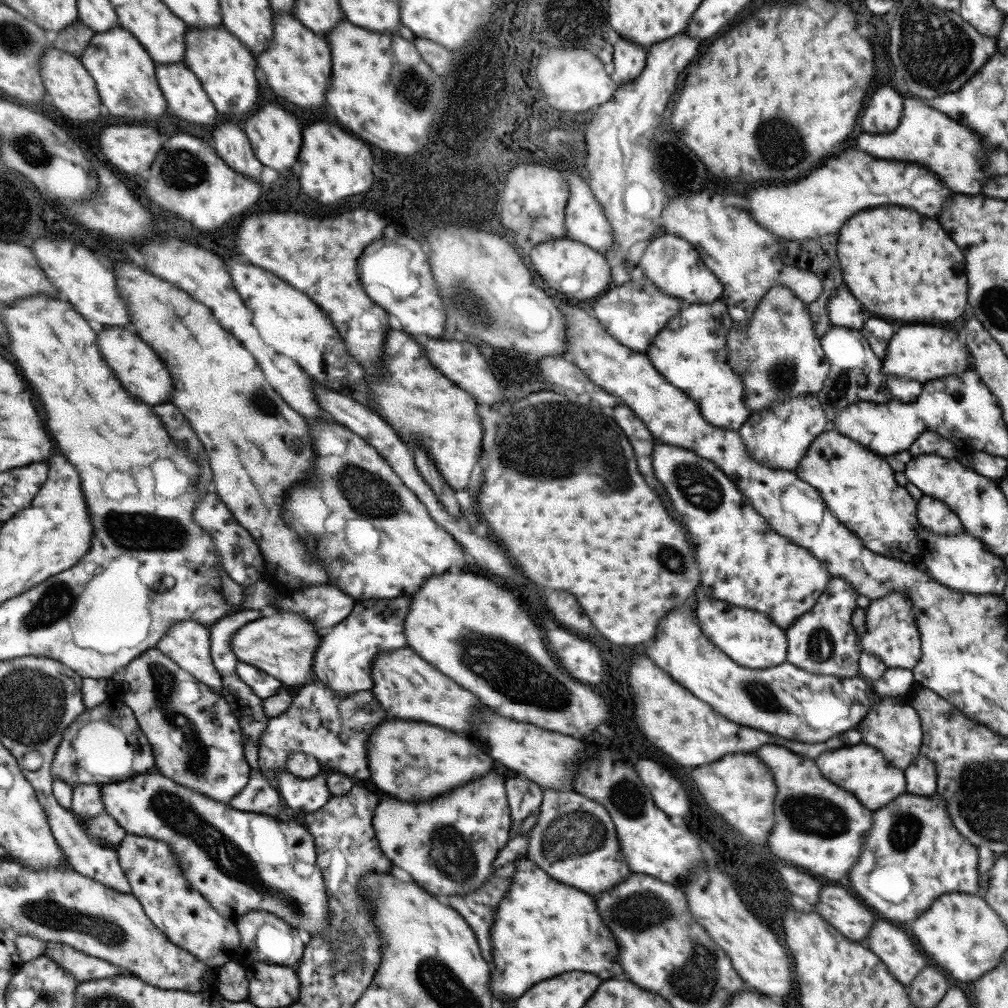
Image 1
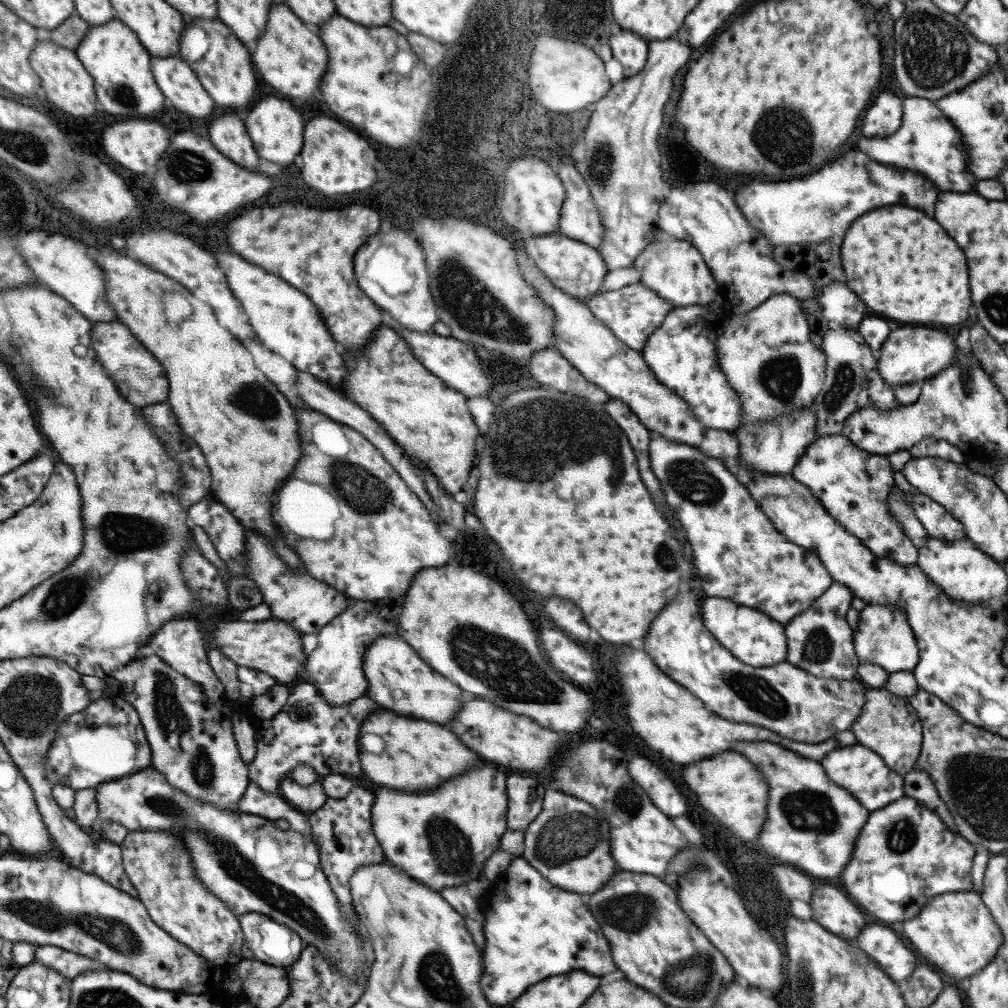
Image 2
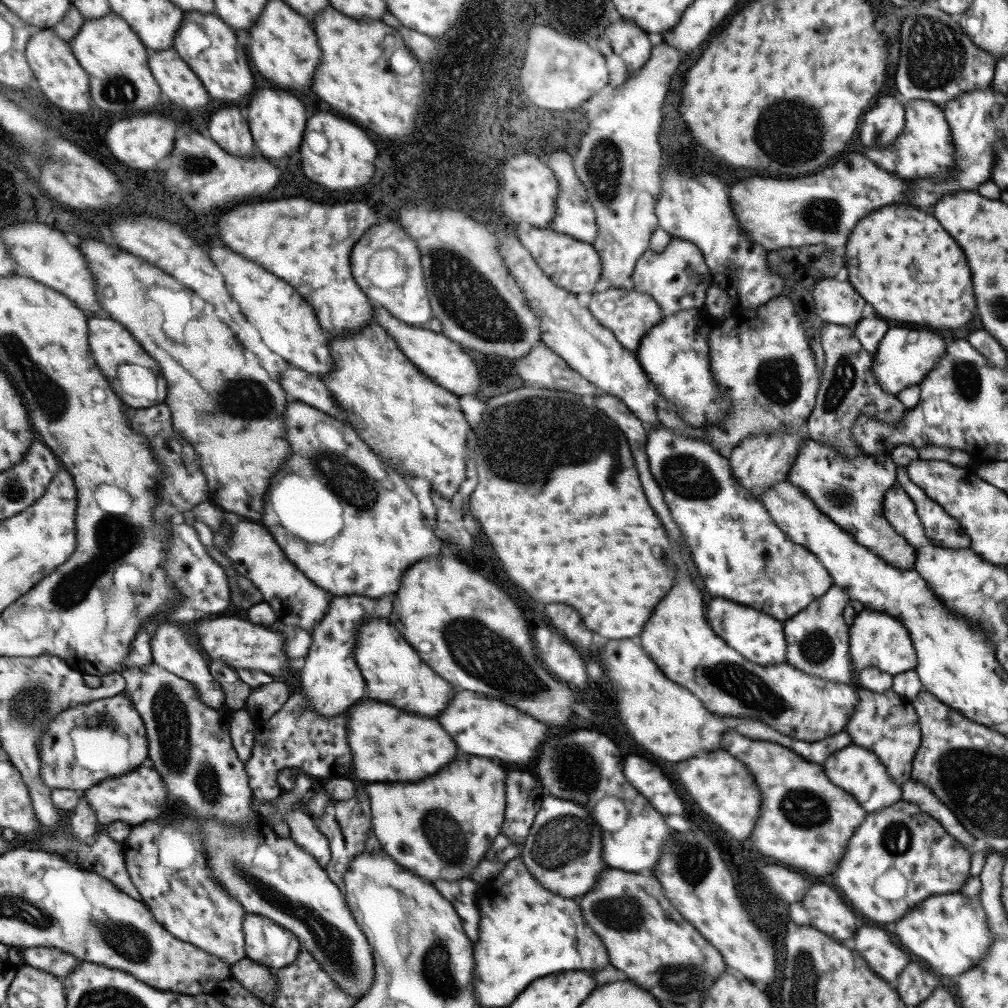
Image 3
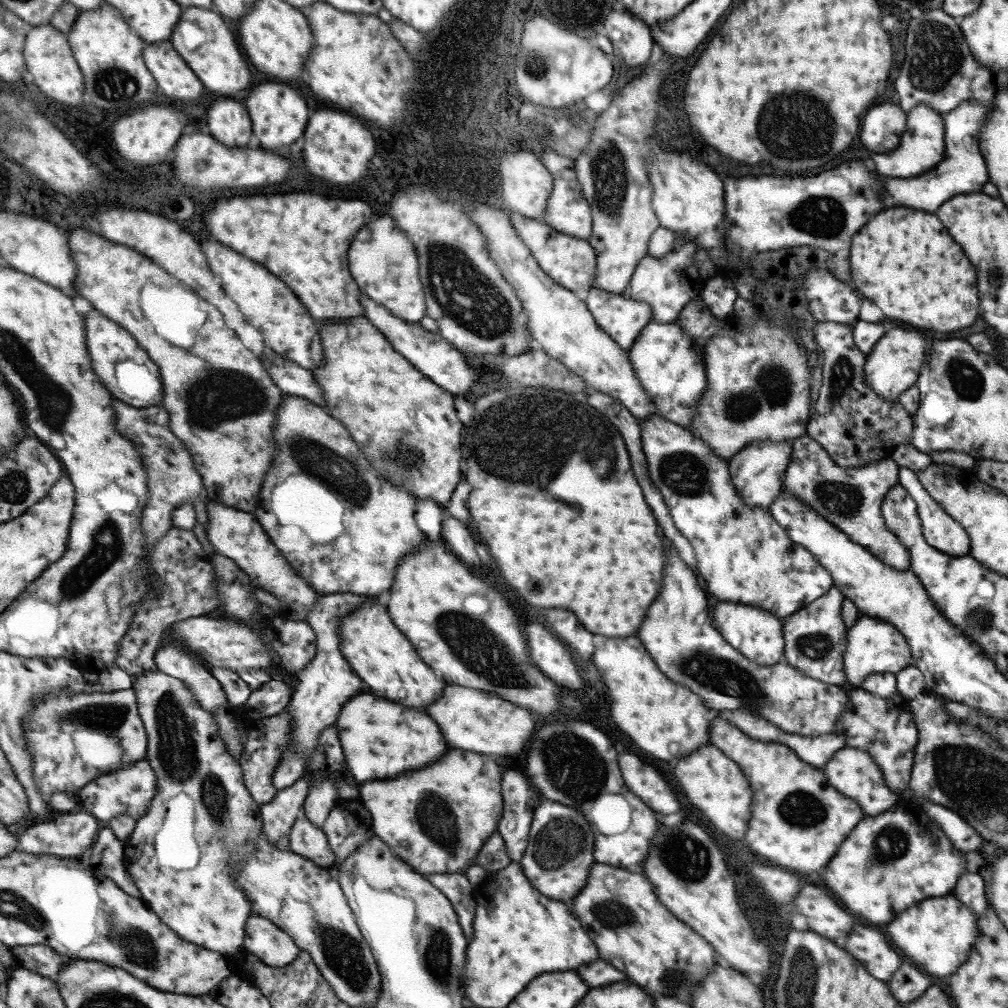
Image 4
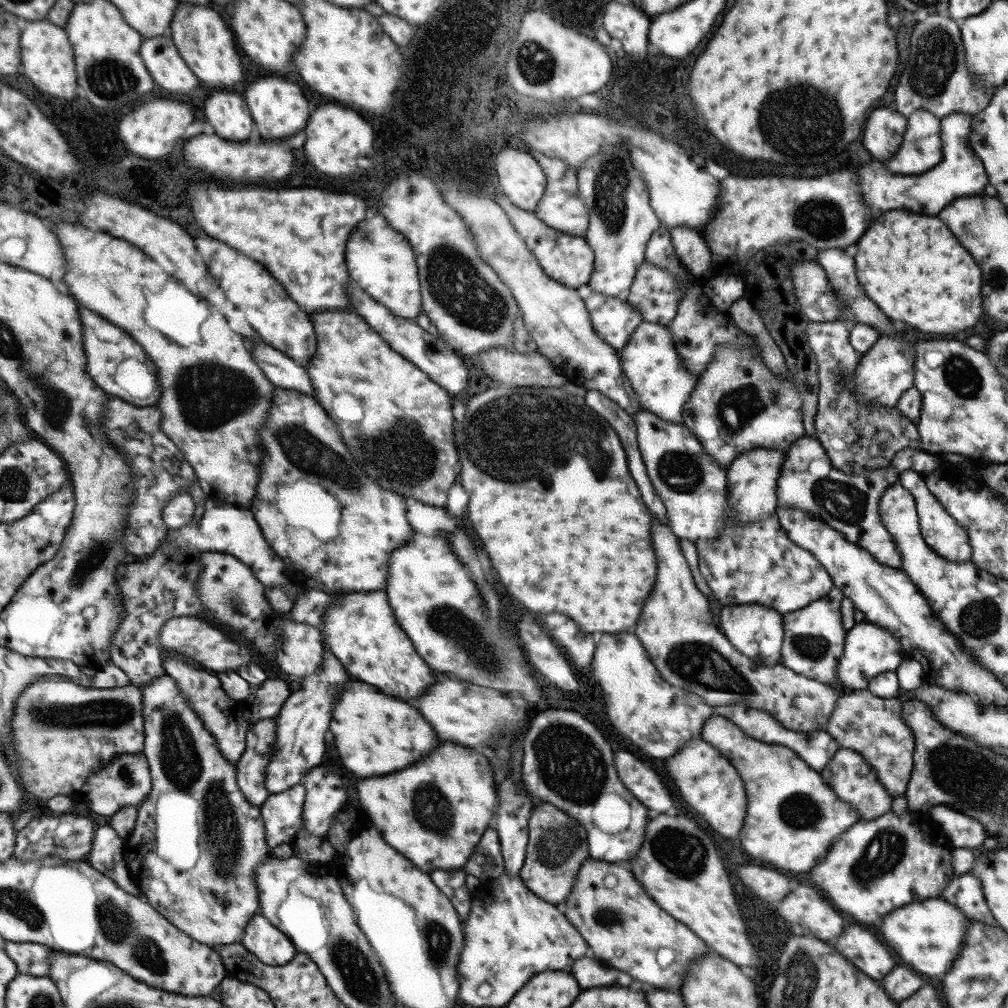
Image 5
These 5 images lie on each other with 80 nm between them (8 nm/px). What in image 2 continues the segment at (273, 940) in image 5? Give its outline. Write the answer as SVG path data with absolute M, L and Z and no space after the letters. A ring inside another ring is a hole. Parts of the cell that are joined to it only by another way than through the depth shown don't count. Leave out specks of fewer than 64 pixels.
M258 912L242 915L240 920L246 936L245 959L283 968L299 960L305 942L290 926Z

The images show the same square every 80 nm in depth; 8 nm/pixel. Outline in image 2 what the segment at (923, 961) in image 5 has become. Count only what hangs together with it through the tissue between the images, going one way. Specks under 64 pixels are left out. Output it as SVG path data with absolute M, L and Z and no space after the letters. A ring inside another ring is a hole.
M973 890L931 897L913 918L901 922L899 932L915 952L953 978L967 978L979 972L995 956L1002 943L1001 931Z

